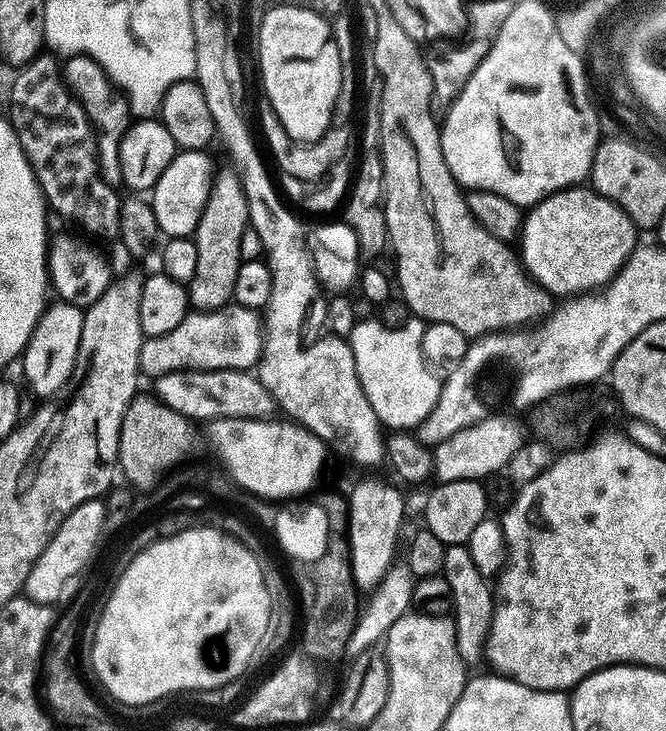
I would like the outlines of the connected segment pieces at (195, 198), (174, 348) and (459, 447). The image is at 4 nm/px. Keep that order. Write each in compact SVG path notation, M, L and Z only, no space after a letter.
M177 151L175 158L166 166L162 178L150 190L150 203L154 217L157 219L159 231L165 237L187 236L195 233L198 222L202 218L202 210L206 210L206 198L212 189L214 167L207 151Z
M233 302L227 308L213 312L192 310L186 318L182 318L182 322L178 322L178 326L174 326L174 330L145 338L140 351L140 370L149 378L170 374L172 371L252 370L259 365L260 355L264 352L264 334L262 316L257 309L244 308Z
M485 415L474 426L458 430L446 442L435 445L432 453L434 476L439 483L455 482L459 479L483 481L484 476L500 472L520 452L524 444L524 432L516 420L508 416Z

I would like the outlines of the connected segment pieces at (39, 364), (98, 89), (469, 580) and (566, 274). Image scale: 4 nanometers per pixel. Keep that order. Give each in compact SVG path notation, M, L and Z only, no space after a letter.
M63 302L49 303L36 324L30 342L24 348L24 380L28 388L39 398L51 398L60 395L74 374L74 366L78 358L78 342L82 342L82 322L84 309L77 305Z
M69 56L63 61L64 76L72 93L82 102L86 114L92 119L93 124L98 129L98 139L100 142L100 173L104 180L114 189L119 189L123 185L122 166L120 165L120 143L128 130L129 124L133 123L134 117L132 107L128 104L128 97L113 84L112 79L106 74L106 70L94 60L92 56Z
M462 544L446 547L446 562L442 575L446 582L450 582L450 594L454 594L452 616L456 626L458 654L468 666L482 662L484 664L491 634L492 615L496 609L493 585L479 572L470 550Z
M591 186L564 188L560 192L555 192L552 196L547 196L545 200L539 200L537 204L527 209L526 215L523 217L520 225L520 235L518 237L518 245L520 244L520 248L518 247L518 255L522 261L522 267L525 273L527 273L535 283L539 284L544 291L549 292L553 298L577 298L603 289L617 274L619 274L625 262L632 257L632 251L638 247L636 235L638 235L636 223L633 222L617 204L610 202L610 198L598 194L595 188Z

